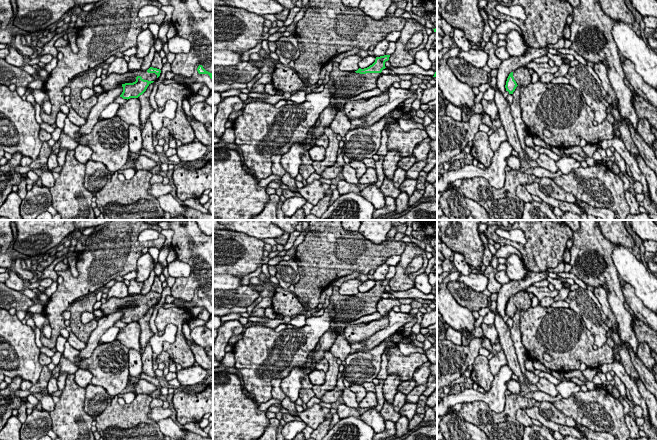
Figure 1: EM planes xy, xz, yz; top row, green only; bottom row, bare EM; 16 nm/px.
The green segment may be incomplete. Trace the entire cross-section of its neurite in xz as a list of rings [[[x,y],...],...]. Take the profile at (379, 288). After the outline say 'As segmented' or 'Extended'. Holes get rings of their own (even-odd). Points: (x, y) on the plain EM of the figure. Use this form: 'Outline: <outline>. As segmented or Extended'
Outline: [[[390,279],[376,281],[375,286],[367,292],[359,292],[348,297],[339,293],[339,287],[332,286],[333,293],[330,303],[334,305],[335,316],[331,318],[330,330],[335,330],[338,335],[343,335],[348,323],[362,316],[377,312],[377,303],[385,293],[385,286]]]. Extended

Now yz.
Outline: [[[523,290],[511,296],[506,305],[506,315],[508,315],[509,318],[513,318],[518,309],[523,311],[530,308],[533,297],[534,295],[532,293]]]. Extended

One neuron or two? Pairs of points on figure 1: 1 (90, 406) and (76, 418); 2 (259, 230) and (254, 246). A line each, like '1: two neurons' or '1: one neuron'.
1: two neurons
2: two neurons

